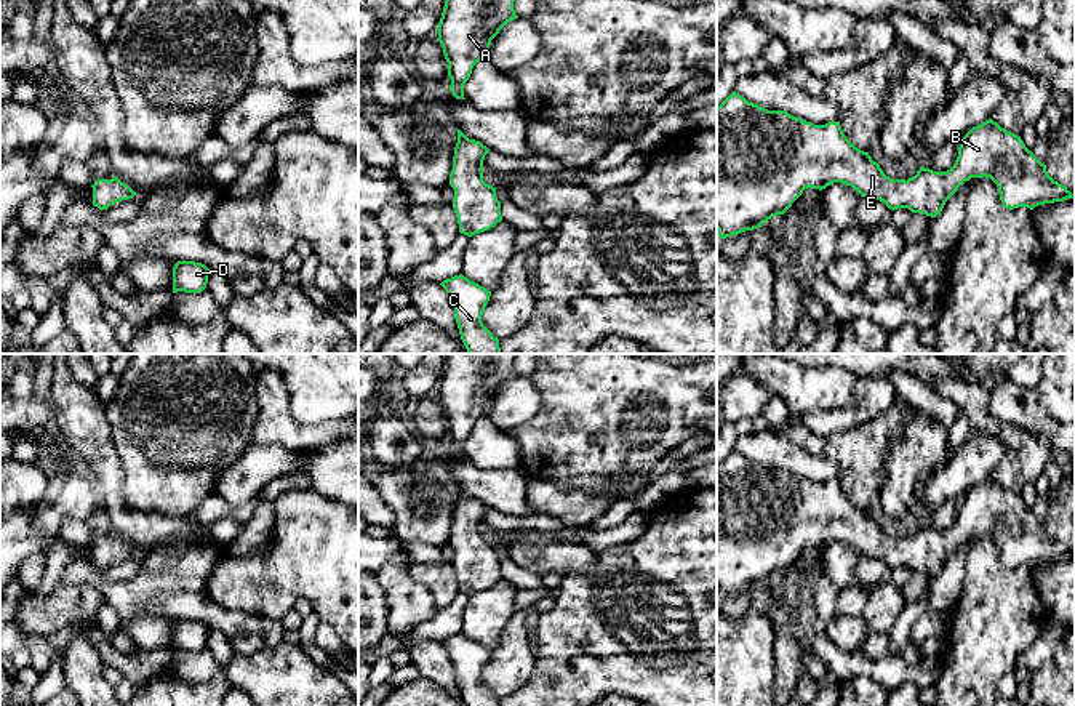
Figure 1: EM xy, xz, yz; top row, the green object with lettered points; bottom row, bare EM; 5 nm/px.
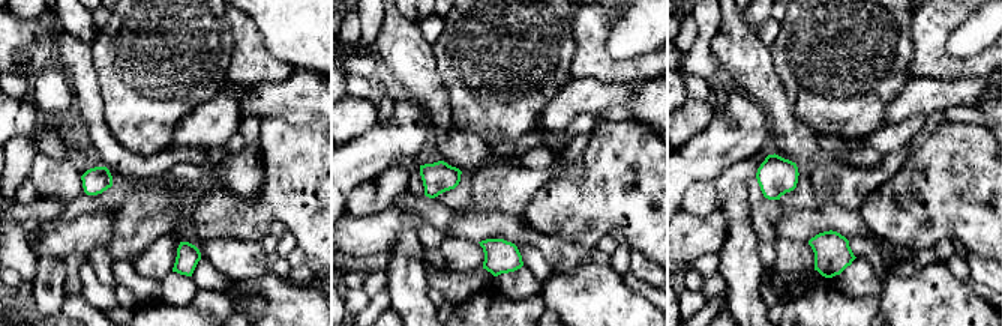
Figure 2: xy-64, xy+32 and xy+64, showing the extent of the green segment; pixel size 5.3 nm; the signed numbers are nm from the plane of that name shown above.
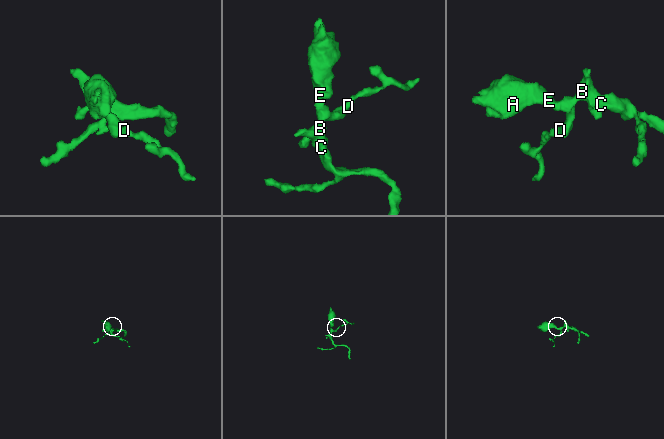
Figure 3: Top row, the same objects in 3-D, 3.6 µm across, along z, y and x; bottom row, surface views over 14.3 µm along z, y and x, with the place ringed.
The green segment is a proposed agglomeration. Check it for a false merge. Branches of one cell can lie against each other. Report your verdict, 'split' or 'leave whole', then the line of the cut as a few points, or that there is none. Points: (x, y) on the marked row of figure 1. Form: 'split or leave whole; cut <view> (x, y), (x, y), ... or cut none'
leave whole; cut none

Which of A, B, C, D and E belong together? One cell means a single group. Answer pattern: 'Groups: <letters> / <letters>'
Groups: A B C D E

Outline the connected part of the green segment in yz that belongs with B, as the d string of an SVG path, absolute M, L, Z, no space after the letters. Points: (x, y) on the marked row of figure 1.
M736 91L717 107L720 240L784 215L808 187L822 191L841 183L889 210L909 208L936 218L965 181L984 176L997 184L1009 210L1075 199L1048 174L1021 136L992 118L961 138L950 170L939 173L920 166L905 181L886 176L869 152L845 136L840 122L814 125L749 102Z

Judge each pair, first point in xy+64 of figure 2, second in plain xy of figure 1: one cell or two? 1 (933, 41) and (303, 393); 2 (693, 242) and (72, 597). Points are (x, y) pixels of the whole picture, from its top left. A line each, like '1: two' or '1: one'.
1: two
2: one

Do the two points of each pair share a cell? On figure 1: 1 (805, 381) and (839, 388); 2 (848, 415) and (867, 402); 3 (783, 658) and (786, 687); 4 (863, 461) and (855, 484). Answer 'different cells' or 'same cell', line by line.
1: same cell
2: same cell
3: same cell
4: same cell

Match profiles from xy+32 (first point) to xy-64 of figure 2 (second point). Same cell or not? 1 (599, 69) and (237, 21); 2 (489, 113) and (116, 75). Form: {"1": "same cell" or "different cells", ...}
{"1": "same cell", "2": "same cell"}

